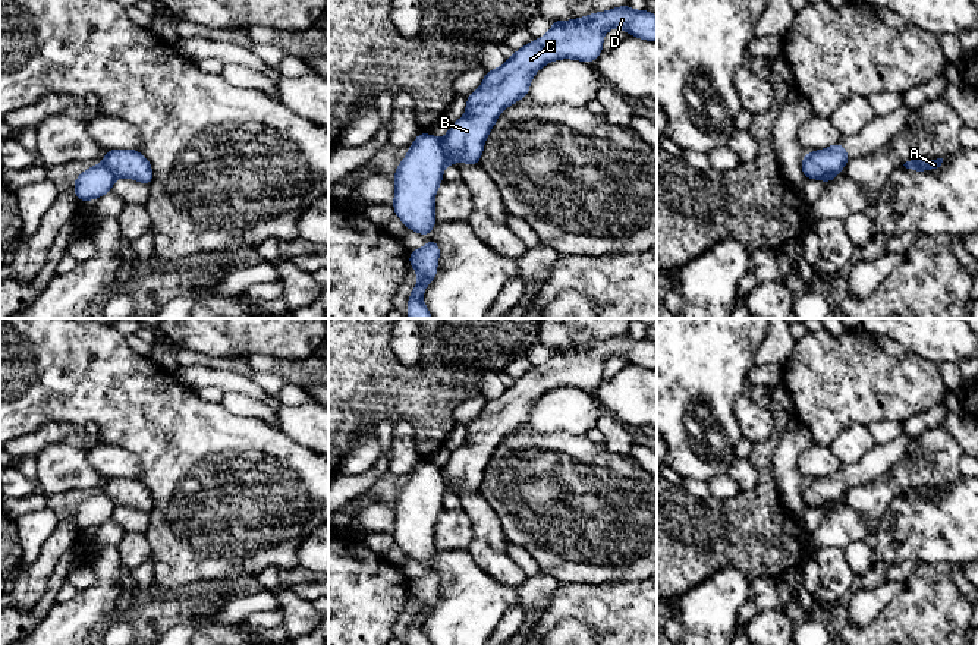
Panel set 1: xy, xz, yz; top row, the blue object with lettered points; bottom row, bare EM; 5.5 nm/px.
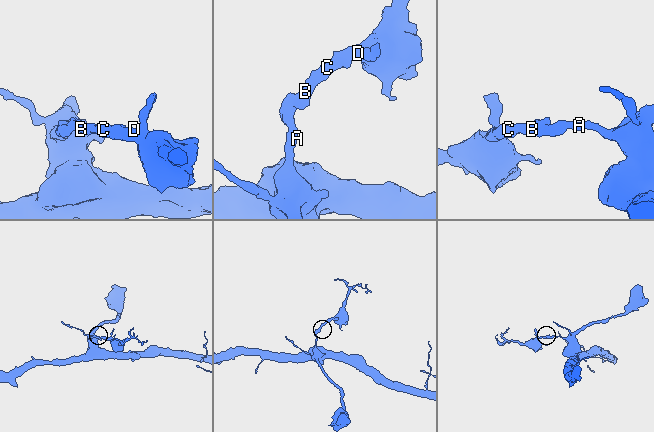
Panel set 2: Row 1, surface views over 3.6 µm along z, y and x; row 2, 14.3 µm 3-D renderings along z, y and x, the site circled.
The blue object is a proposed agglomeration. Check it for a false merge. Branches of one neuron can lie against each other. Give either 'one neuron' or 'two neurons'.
two neurons

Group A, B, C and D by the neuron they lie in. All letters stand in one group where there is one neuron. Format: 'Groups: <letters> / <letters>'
Groups: A / B C D

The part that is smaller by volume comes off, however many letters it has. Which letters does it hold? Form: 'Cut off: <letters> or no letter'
Cut off: B, C, D

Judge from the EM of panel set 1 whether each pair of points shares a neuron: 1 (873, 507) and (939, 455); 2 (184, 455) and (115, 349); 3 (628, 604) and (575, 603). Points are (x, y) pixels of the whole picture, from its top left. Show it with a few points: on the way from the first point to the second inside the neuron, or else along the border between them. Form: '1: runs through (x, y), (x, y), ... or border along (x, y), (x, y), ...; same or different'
1: runs through (887, 491), (905, 474), (923, 466); same
2: runs through (166, 428), (115, 376); same
3: runs through (615, 604), (588, 603); same

